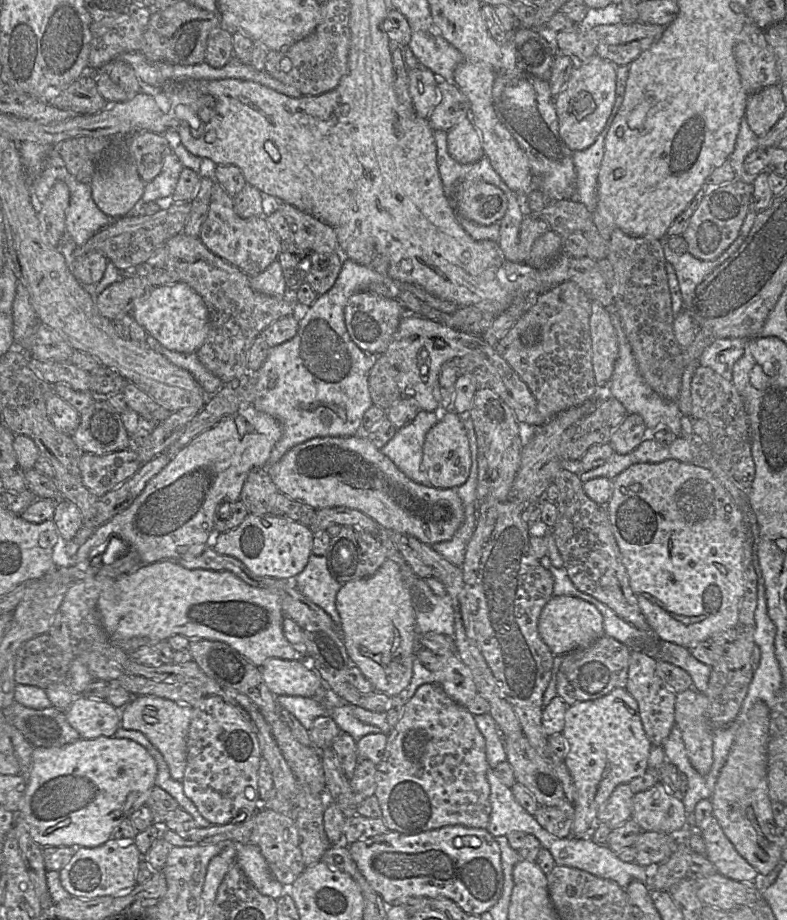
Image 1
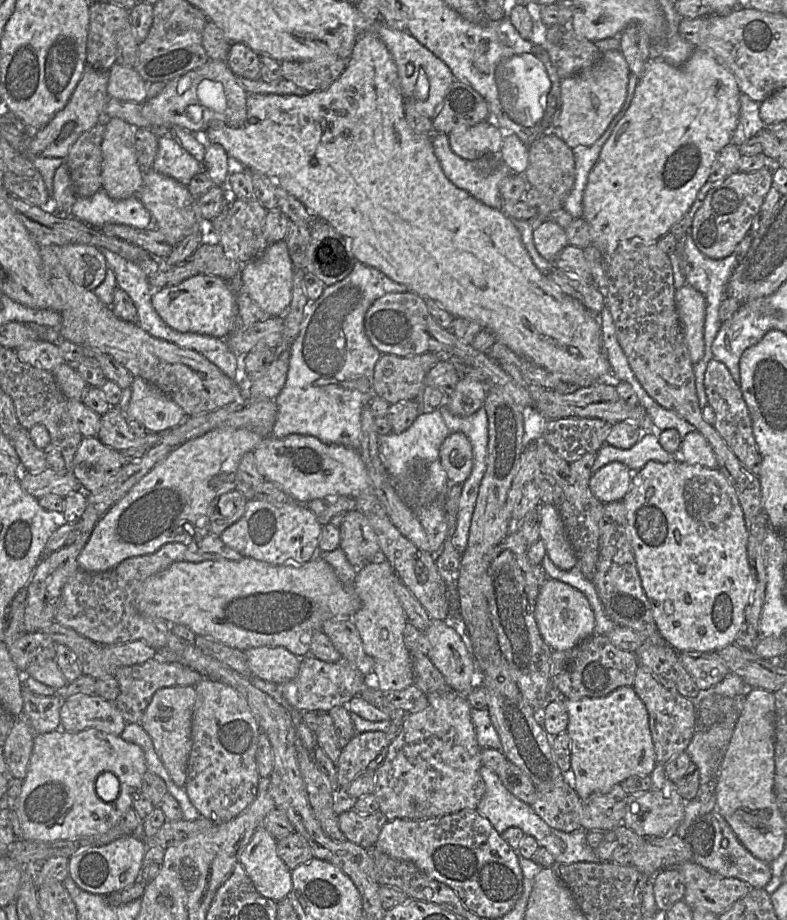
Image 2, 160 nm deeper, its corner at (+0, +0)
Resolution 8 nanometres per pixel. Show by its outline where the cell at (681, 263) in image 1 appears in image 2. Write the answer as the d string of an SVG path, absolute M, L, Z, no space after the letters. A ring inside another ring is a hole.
M708 181L701 187L699 190L697 197L684 216L684 221L686 224L686 240L684 244L684 253L688 263L691 266L690 273L685 277L686 284L692 286L697 291L702 293L706 300L706 318L705 318L705 325L704 325L704 344L705 344L705 353L703 358L693 366L693 372L695 376L695 386L696 391L699 399L699 405L701 409L707 406L707 396L705 393L705 386L704 386L704 374L707 368L708 363L713 359L713 354L711 351L712 343L717 336L718 331L721 328L722 322L719 319L719 308L721 303L727 298L726 289L727 283L729 278L731 277L734 269L740 262L740 260L745 256L741 256L739 258L736 257L735 252L729 255L728 257L721 259L721 260L713 260L705 255L703 255L695 245L693 238L691 236L691 224L694 218L695 213L701 207L703 200L705 199L708 191L712 188L712 184Z

